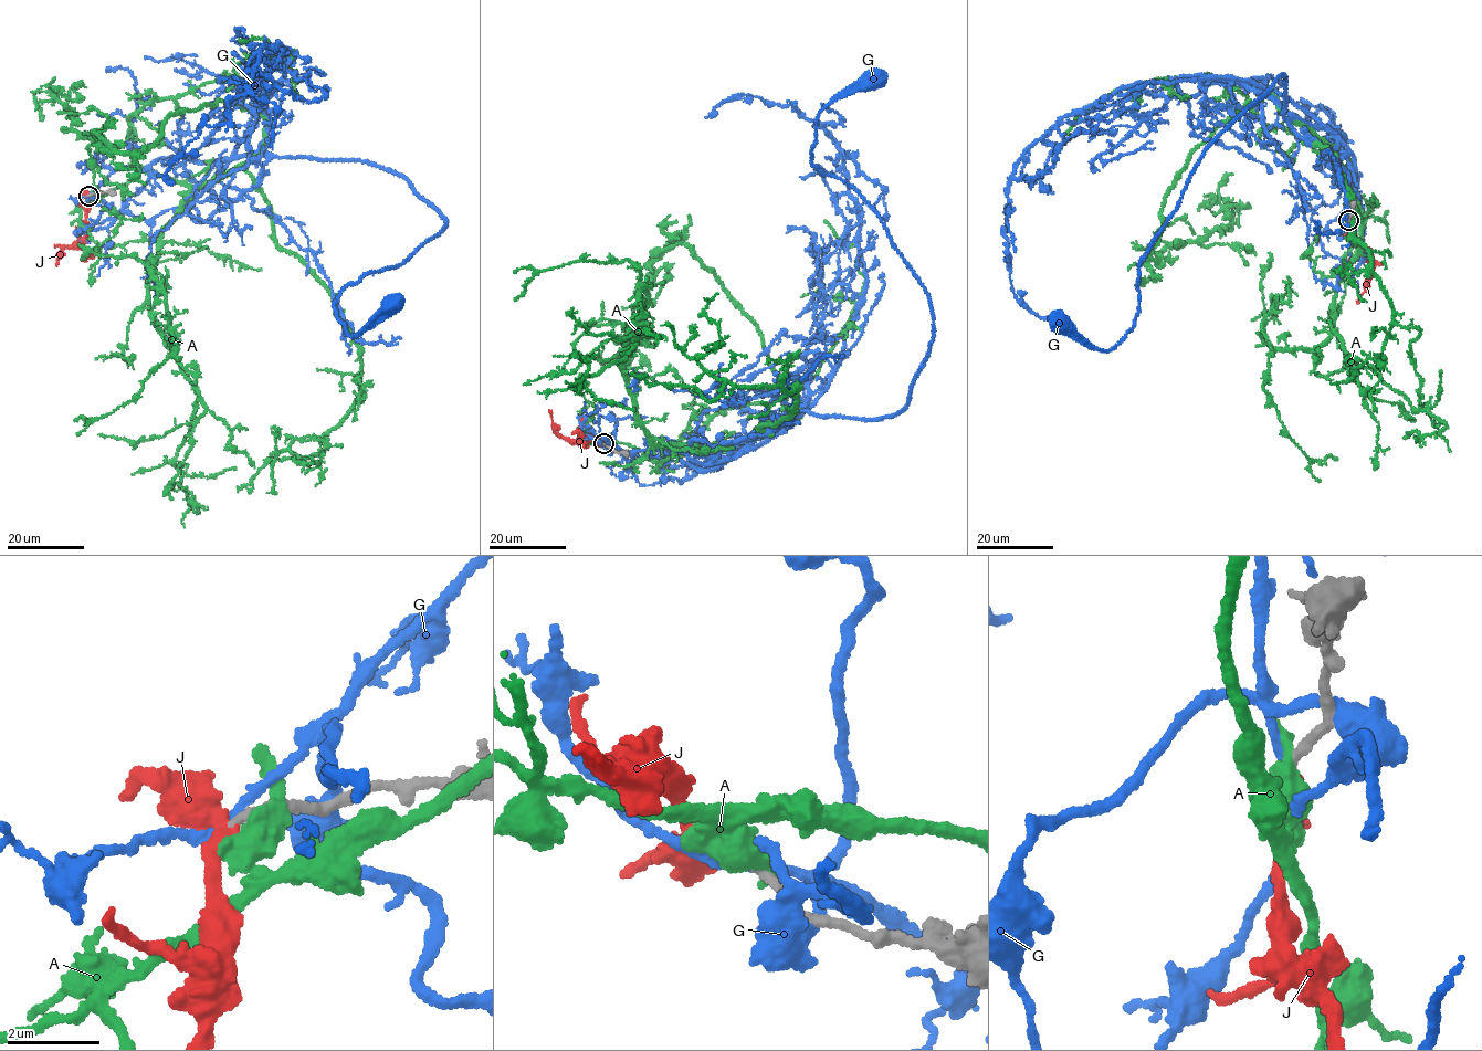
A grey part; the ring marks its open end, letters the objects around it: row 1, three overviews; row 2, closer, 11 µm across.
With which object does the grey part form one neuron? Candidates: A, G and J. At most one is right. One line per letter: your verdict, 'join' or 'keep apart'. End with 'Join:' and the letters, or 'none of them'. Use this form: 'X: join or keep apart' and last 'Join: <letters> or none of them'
A: keep apart
G: keep apart
J: keep apart
Join: none of them

